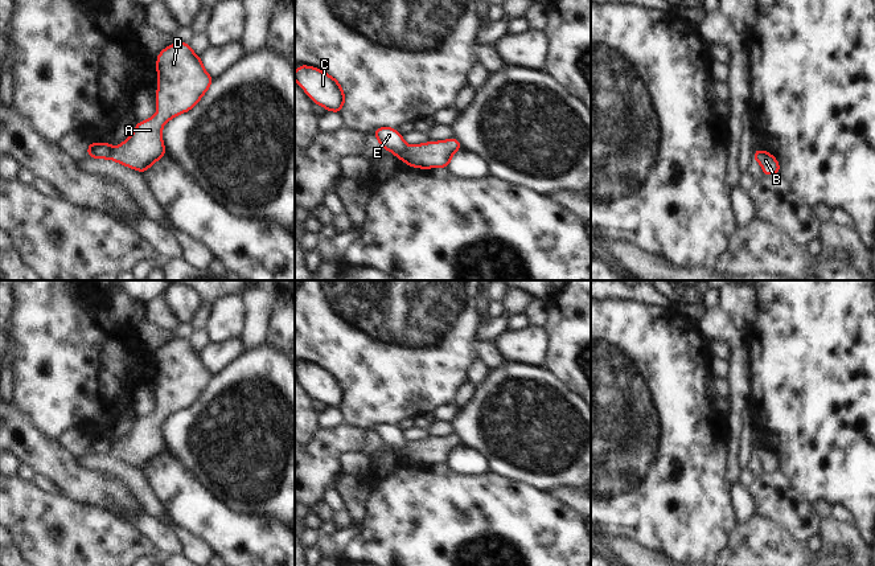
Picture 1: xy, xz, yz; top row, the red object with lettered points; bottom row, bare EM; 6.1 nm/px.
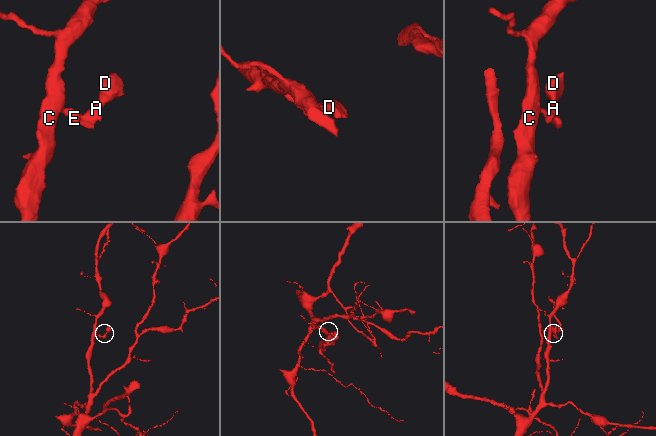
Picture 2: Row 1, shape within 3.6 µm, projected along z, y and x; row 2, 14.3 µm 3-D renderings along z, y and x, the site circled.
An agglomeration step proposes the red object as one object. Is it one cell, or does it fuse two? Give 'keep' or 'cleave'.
cleave

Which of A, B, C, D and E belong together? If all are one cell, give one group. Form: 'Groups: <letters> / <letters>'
Groups: A B D / C E.

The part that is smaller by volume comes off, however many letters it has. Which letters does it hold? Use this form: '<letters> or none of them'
A, B, D.

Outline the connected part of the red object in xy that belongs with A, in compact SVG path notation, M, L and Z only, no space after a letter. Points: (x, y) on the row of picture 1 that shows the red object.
M188 42L169 45L157 54L157 114L137 122L133 134L116 148L110 159L144 173L167 155L161 139L163 126L172 118L190 111L213 82Z

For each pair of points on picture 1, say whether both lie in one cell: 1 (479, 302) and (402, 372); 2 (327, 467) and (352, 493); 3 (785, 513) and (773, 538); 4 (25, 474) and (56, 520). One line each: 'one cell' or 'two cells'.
1: one cell
2: two cells
3: two cells
4: two cells

